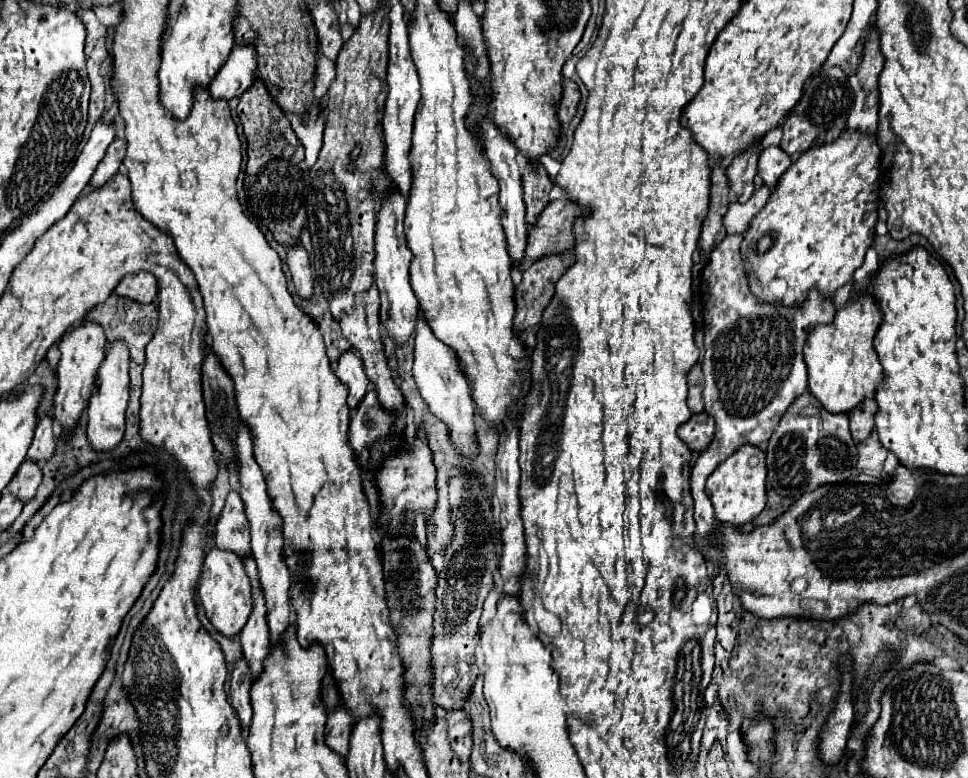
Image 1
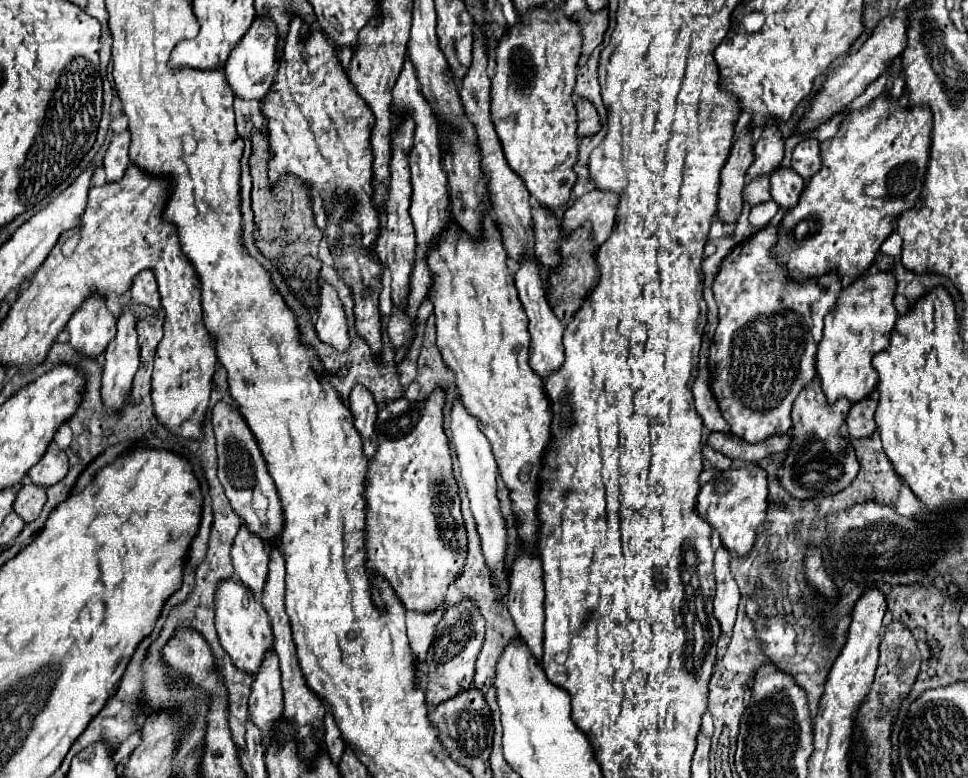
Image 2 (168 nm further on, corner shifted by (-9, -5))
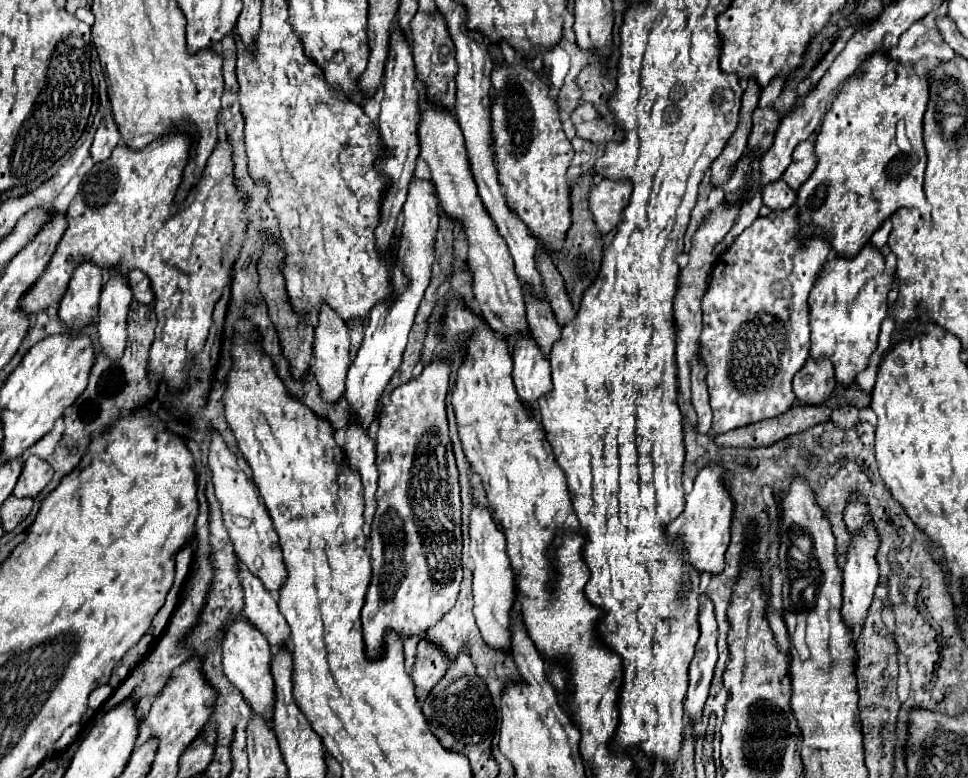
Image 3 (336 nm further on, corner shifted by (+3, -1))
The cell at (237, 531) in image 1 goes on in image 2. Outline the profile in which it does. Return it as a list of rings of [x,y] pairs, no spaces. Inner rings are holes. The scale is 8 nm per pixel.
[[[242,526],[232,546],[232,562],[236,578],[254,594],[262,594],[264,590],[268,580],[268,560],[268,548],[260,546],[260,542],[256,542]]]

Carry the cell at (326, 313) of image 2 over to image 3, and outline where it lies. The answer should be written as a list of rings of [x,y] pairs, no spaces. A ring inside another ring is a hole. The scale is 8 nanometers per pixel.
[[[324,306],[324,310],[320,310],[318,314],[318,326],[314,328],[314,354],[312,354],[312,372],[322,388],[322,398],[328,402],[336,402],[342,392],[344,392],[344,380],[346,380],[346,372],[350,366],[350,340],[348,340],[348,326],[344,322],[340,322],[340,318],[336,318],[336,314],[332,314],[332,310],[328,310],[328,306]]]

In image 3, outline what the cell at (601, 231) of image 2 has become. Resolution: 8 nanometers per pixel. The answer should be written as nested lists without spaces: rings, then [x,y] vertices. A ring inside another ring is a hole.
[[[602,180],[600,184],[592,186],[588,194],[588,202],[600,232],[610,232],[620,222],[622,208],[630,200],[630,192],[632,192],[630,182]]]

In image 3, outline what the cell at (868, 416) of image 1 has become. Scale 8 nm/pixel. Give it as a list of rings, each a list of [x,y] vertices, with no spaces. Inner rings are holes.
[[[842,406],[832,412],[832,422],[842,430],[850,430],[852,426],[856,426],[860,422],[858,410],[854,406]]]

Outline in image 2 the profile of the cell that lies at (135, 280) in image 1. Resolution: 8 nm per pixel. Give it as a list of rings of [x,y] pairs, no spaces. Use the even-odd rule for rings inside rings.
[[[144,270],[140,276],[134,278],[132,288],[130,288],[132,300],[136,304],[146,304],[154,310],[160,308],[160,294],[158,294],[158,284],[154,280],[152,270]]]

